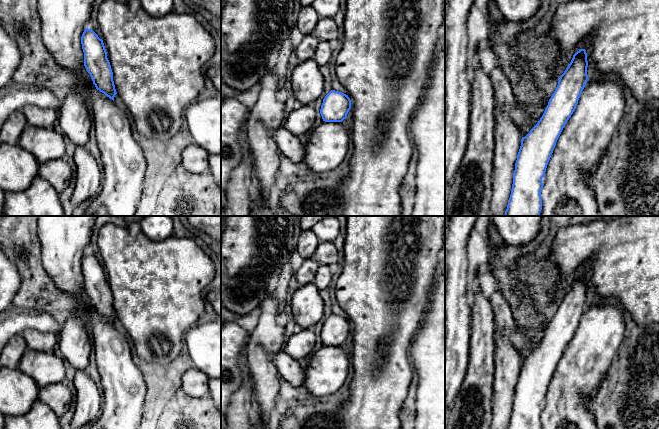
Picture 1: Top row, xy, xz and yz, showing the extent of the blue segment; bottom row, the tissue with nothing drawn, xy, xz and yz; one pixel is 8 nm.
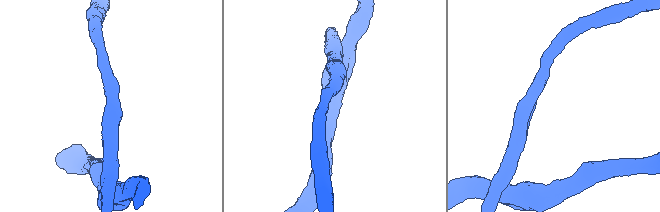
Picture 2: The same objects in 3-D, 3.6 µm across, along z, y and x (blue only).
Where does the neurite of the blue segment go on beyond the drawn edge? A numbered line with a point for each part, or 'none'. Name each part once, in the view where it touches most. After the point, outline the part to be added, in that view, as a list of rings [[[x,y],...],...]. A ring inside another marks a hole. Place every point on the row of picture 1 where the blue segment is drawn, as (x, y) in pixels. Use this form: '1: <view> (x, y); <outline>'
none

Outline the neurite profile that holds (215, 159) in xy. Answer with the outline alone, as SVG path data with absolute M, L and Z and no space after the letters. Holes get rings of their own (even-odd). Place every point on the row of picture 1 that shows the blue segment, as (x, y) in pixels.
M212 154L209 156L209 171L216 184L221 187L221 154Z

